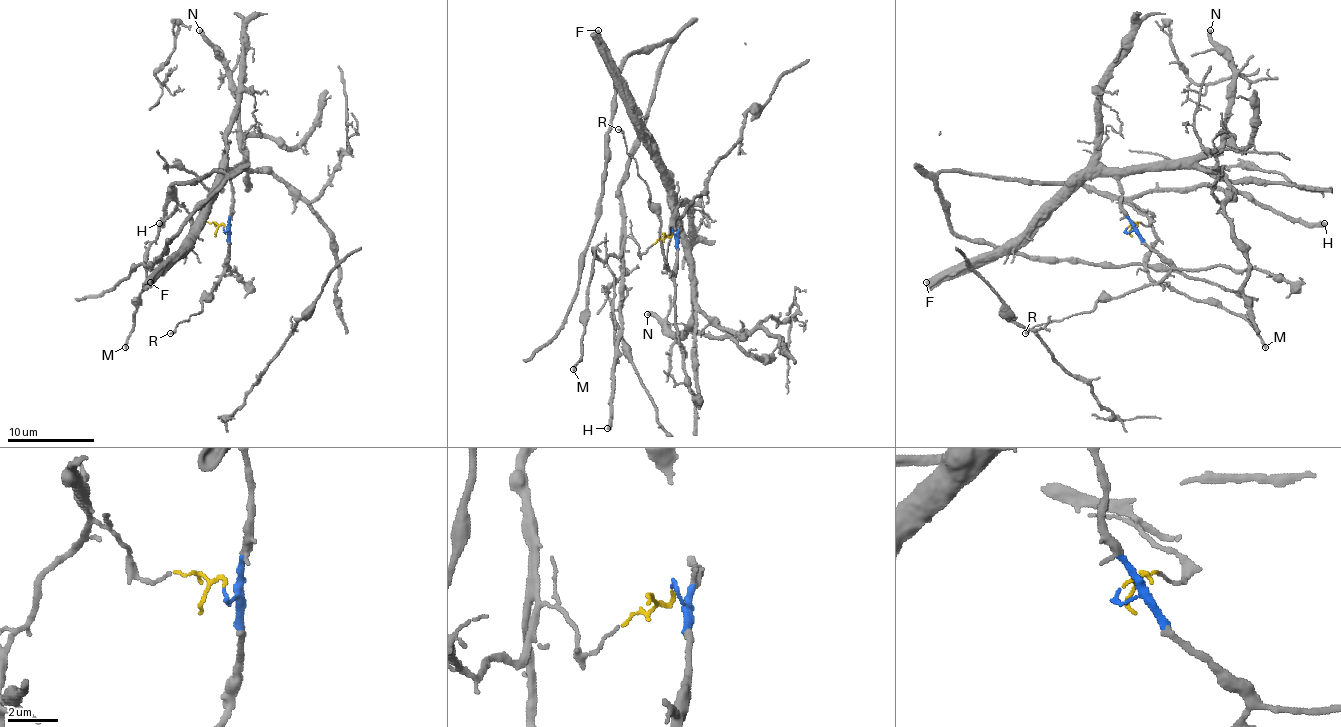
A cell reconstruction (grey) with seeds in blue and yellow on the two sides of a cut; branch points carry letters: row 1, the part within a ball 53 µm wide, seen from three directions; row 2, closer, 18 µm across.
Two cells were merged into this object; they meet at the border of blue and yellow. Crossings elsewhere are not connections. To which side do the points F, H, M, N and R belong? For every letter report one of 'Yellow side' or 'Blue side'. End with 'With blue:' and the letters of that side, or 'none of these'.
F: Blue side
H: Yellow side
M: Yellow side
N: Blue side
R: Blue side
With blue: F, N, R

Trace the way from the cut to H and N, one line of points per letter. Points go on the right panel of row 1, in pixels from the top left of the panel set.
H: (1128, 228), (1150, 221), (1133, 206), (1135, 197), (1198, 186), (1248, 193), (1294, 219), (1325, 223)
N: (1126, 228), (1133, 228), (1122, 206), (1124, 175), (1196, 165), (1220, 145), (1233, 73), (1209, 29)

